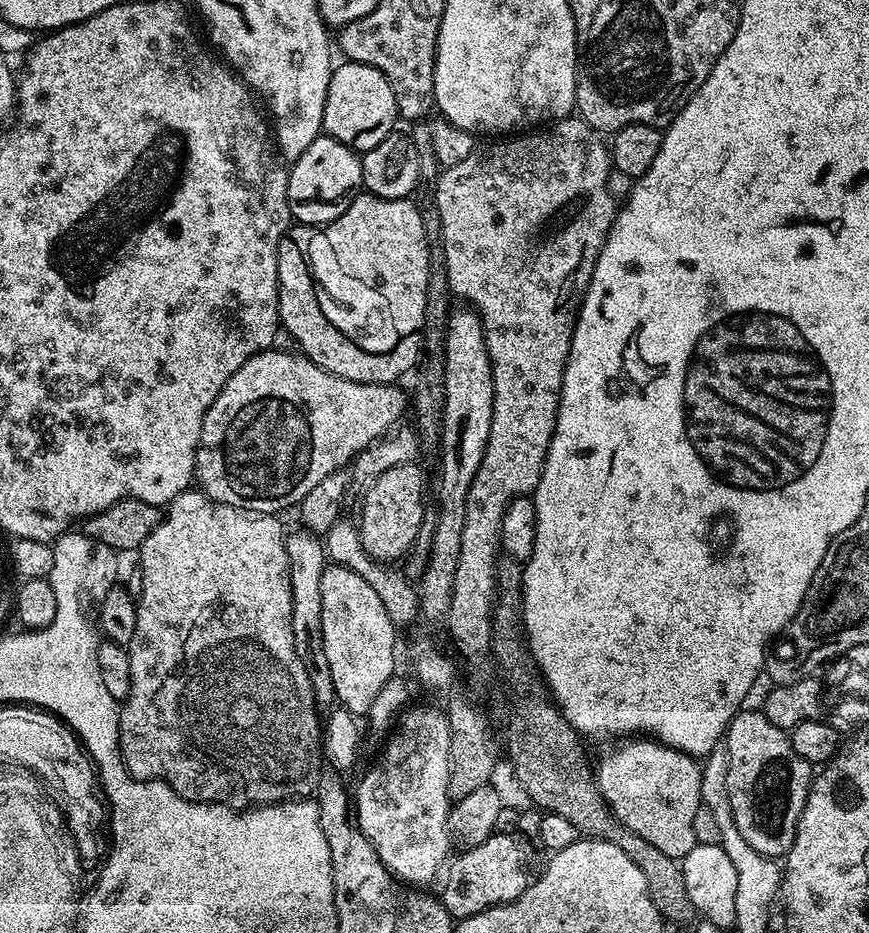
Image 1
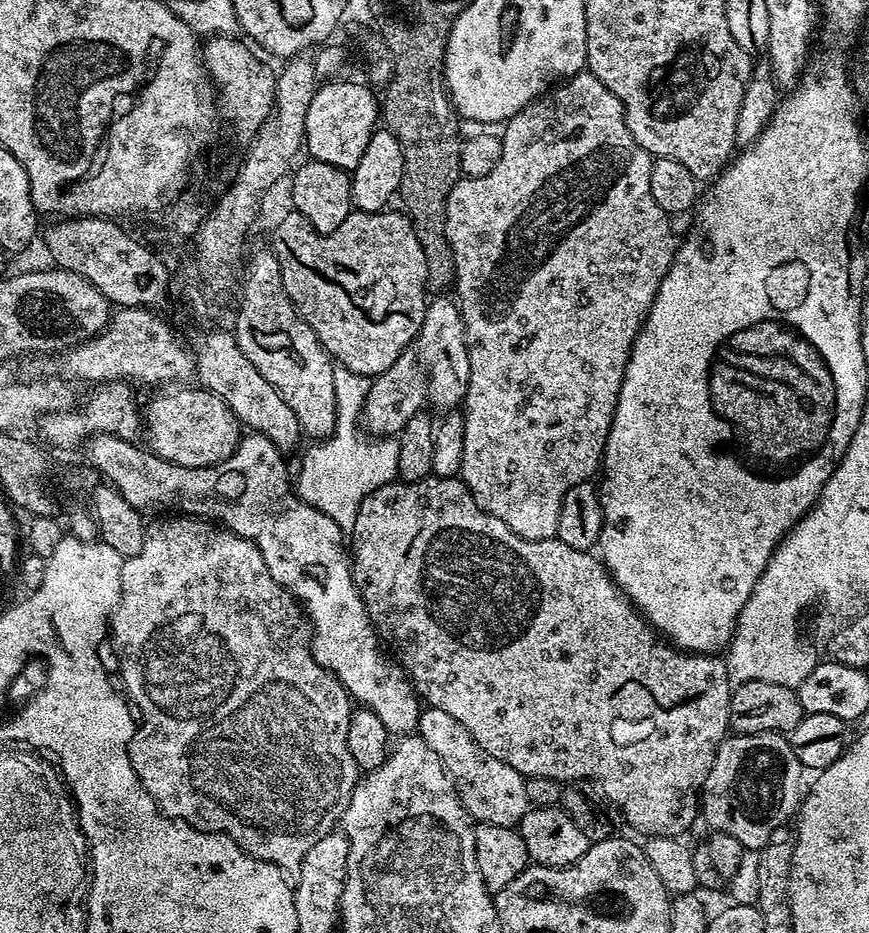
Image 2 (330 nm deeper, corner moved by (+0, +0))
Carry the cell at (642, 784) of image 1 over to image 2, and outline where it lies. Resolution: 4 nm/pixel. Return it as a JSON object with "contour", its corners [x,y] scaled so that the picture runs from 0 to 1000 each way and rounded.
{"contour":[[[498,509],[491,510],[489,514],[472,517],[471,519],[464,517],[448,518],[425,529],[415,538],[415,541],[412,542],[411,558],[407,559],[407,566],[403,571],[403,587],[405,622],[410,626],[411,633],[414,635],[417,645],[423,655],[423,661],[428,663],[428,669],[433,672],[434,682],[449,696],[450,702],[455,704],[460,715],[470,721],[475,738],[496,758],[513,761],[513,765],[518,765],[518,770],[527,770],[527,774],[532,774],[532,778],[536,778],[536,782],[541,782],[545,795],[550,795],[550,800],[555,800],[555,804],[559,804],[559,808],[568,808],[568,812],[582,817],[582,821],[591,821],[591,825],[596,825],[600,832],[604,834],[610,832],[614,834],[638,834],[646,838],[672,838],[667,836],[682,836],[690,844],[692,851],[718,874],[719,881],[725,886],[741,892],[740,895],[742,897],[777,896],[783,898],[788,895],[786,892],[800,879],[803,879],[808,870],[808,850],[812,834],[817,830],[817,821],[822,817],[826,800],[835,792],[840,785],[838,771],[840,770],[840,748],[842,747],[843,734],[838,731],[838,713],[824,701],[785,699],[781,695],[770,689],[768,685],[756,681],[750,670],[724,647],[722,639],[704,625],[704,618],[700,616],[694,603],[680,591],[671,592],[670,589],[661,589],[661,585],[651,585],[646,579],[639,577],[633,579],[606,579],[605,577],[596,577],[575,555],[568,555],[568,551],[559,551],[559,547],[555,547],[545,538],[545,534],[533,514],[522,510]]]}

